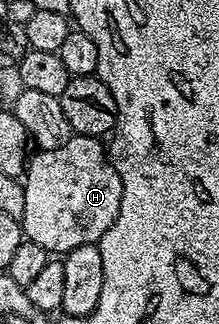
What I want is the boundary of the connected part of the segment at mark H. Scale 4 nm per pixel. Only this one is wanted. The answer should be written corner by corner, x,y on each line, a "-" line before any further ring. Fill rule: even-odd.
73,134
58,148
37,149
28,159
22,181
26,192
23,237
46,248
49,255
63,256
74,248
99,243
120,214
122,180
101,139

